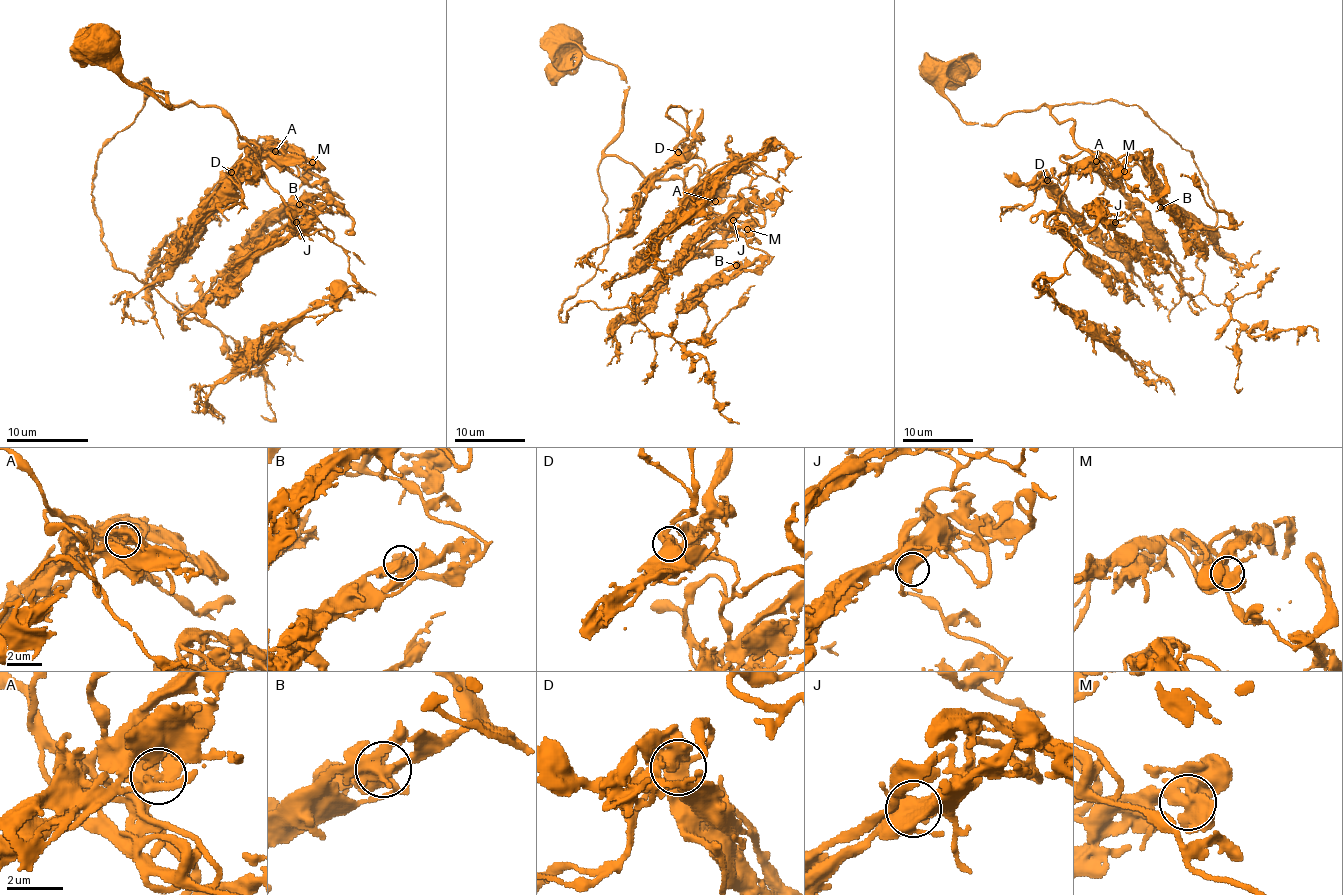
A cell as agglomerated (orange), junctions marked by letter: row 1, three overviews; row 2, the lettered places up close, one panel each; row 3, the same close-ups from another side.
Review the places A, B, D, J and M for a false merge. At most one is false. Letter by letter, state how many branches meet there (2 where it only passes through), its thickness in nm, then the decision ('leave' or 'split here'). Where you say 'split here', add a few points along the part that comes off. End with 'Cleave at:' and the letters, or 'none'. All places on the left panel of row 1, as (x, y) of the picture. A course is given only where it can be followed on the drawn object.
A: 4 | 480 nm | leave
B: 4 | 380 nm | leave
D: 4 | 480 nm | leave
J: 4 | 500 nm | leave
M: 4 | 480 nm | leave
Cleave at: none

